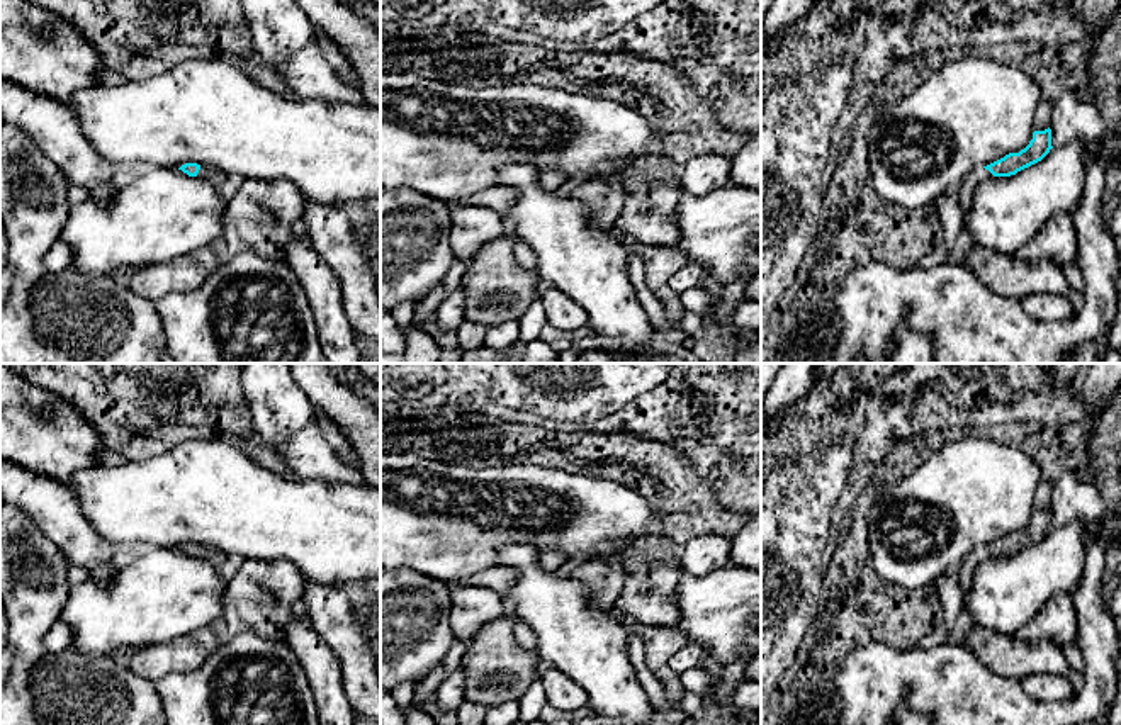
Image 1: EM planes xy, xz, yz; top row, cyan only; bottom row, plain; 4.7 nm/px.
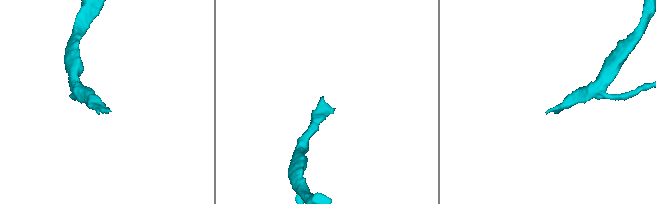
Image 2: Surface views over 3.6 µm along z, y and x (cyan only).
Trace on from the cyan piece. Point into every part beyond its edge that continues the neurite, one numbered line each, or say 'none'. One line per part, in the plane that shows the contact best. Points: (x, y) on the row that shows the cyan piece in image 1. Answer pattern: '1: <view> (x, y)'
1: yz (967, 189)

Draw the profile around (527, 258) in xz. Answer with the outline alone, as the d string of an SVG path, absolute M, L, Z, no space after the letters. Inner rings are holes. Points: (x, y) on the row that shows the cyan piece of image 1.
M515 239L515 258L521 268L538 273L537 253L521 239Z

